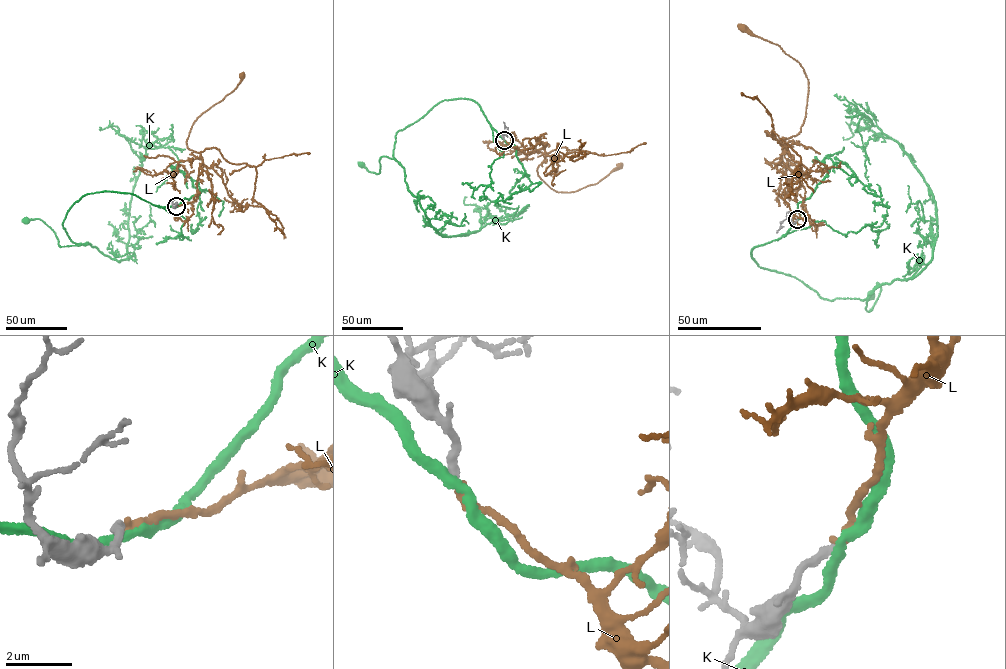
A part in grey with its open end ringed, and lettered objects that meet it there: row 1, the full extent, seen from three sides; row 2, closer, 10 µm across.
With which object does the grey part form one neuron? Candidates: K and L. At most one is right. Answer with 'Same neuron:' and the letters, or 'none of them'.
Same neuron: L

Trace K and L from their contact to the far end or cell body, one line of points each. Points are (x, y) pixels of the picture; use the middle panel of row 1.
K: (503, 139), (473, 101), (442, 101), (396, 133), (393, 156), (405, 173), (387, 157), (379, 173), (360, 166)
L: (504, 139), (525, 154), (544, 150), (547, 154), (538, 174), (557, 192), (573, 192), (597, 183), (619, 165)

